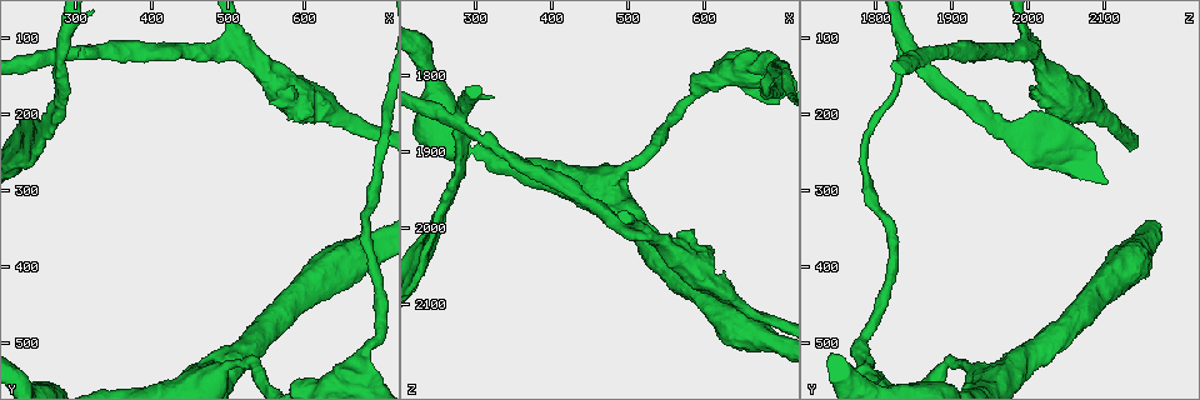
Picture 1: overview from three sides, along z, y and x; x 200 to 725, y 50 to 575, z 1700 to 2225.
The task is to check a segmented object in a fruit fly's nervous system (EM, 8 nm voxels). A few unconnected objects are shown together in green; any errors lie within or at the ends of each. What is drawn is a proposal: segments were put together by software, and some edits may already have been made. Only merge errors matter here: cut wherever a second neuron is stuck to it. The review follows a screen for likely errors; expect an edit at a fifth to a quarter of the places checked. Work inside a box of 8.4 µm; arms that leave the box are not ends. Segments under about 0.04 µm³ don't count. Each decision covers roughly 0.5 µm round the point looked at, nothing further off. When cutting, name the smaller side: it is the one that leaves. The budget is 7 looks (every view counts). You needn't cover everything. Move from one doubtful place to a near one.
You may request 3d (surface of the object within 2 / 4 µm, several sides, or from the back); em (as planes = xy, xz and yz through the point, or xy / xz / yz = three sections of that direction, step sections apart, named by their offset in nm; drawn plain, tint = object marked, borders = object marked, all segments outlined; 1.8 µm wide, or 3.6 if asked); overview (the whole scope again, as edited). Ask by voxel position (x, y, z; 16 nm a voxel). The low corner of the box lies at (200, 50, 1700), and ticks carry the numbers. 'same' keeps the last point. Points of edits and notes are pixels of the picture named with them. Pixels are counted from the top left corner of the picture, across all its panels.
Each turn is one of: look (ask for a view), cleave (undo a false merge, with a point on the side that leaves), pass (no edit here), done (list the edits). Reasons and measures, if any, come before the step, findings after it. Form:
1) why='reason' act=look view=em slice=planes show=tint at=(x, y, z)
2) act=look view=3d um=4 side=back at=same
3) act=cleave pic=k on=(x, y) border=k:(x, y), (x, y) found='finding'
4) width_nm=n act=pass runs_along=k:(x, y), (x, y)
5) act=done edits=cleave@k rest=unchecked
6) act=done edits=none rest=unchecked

act=look view=3d um=2 at=(280, 125, 1860)

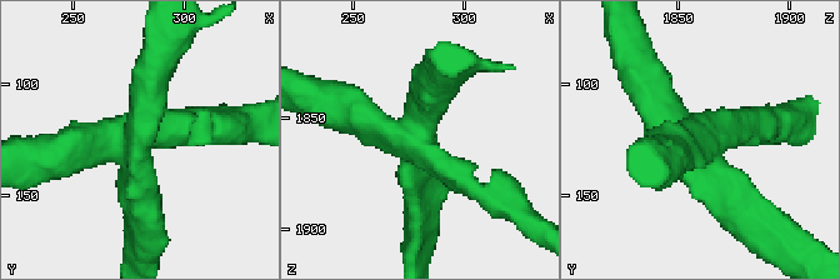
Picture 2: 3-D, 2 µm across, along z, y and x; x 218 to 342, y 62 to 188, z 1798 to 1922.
arms=4 act=look view=em slice=planes show=tint at=(279, 126, 1863)

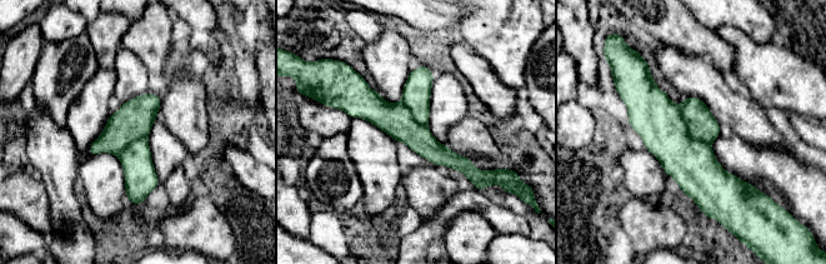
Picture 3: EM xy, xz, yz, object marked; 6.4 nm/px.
act=cleave pic=3 on=(652, 115) border=3:(679, 105), (686, 130), (710, 145) found='two neurons meet here'

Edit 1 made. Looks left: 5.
why='three arms meet' act=look view=3d um=2 at=(520, 115, 2005)

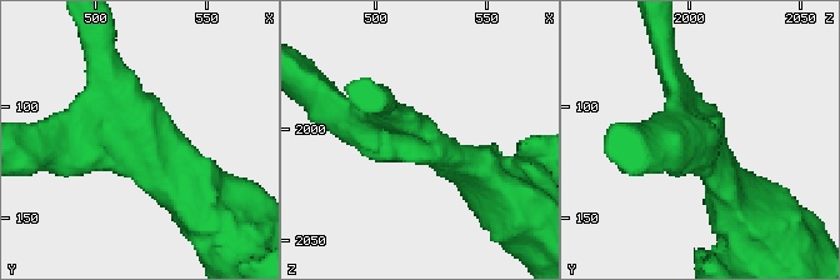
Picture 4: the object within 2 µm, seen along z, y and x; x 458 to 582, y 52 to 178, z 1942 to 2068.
arms=3 arm_widths_nm=200,300,380 act=look view=em slice=planes show=plain at=(520, 115, 2007)

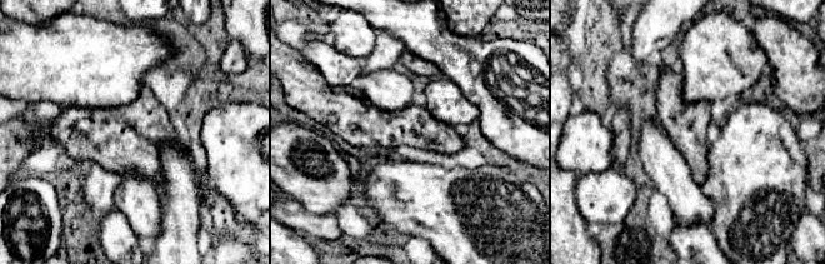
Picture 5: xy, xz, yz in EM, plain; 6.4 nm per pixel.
why='with the object marked' act=look view=em slice=planes show=tint at=same

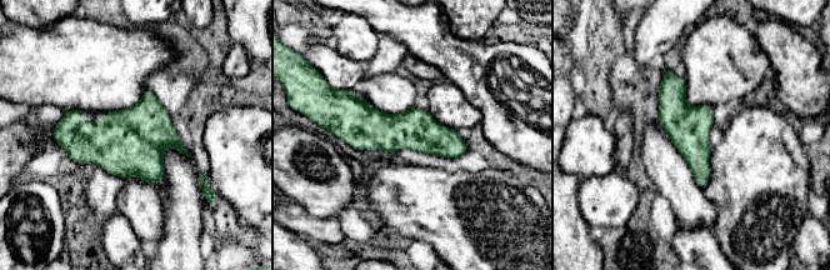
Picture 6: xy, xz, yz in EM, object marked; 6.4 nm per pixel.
act=pass runs_along=6:(338, 128), (420, 131), (464, 148) found='all the same neuron'

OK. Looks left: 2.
why='calibre changes' act=look view=em slice=xy step=16 show=tint at=(500, 530, 1915)

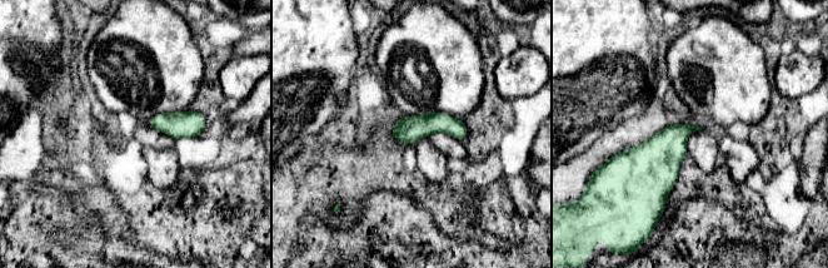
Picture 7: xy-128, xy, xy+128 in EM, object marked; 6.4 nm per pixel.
why='cut it another way' act=look view=em slice=planes show=tint at=same

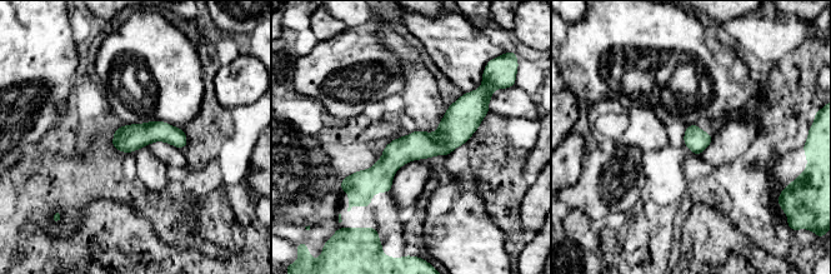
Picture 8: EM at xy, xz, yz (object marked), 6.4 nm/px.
act=pass runs_along=8:(481, 114), (348, 179) found='continuous, no second neuron'

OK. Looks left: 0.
act=done edits=cleave@3 rest=unchecked

